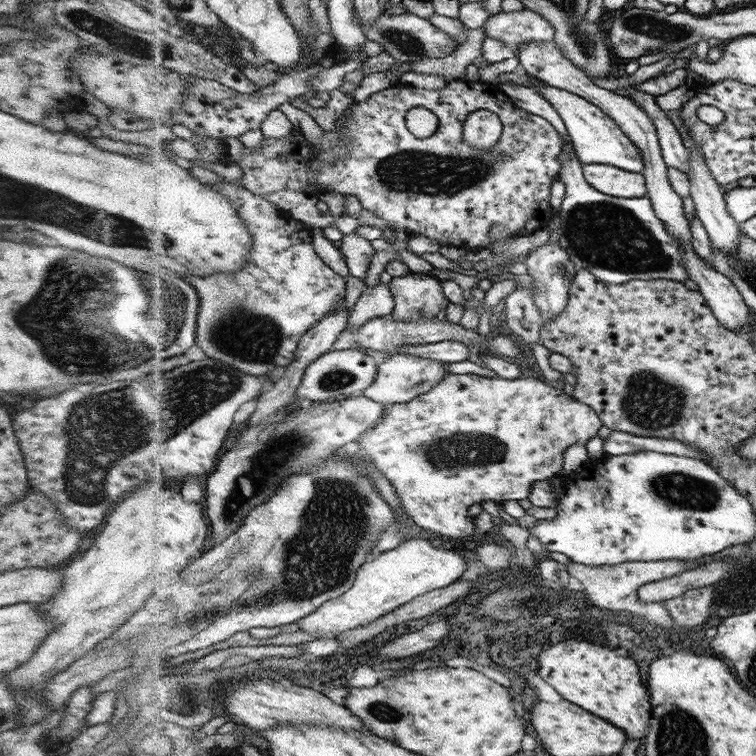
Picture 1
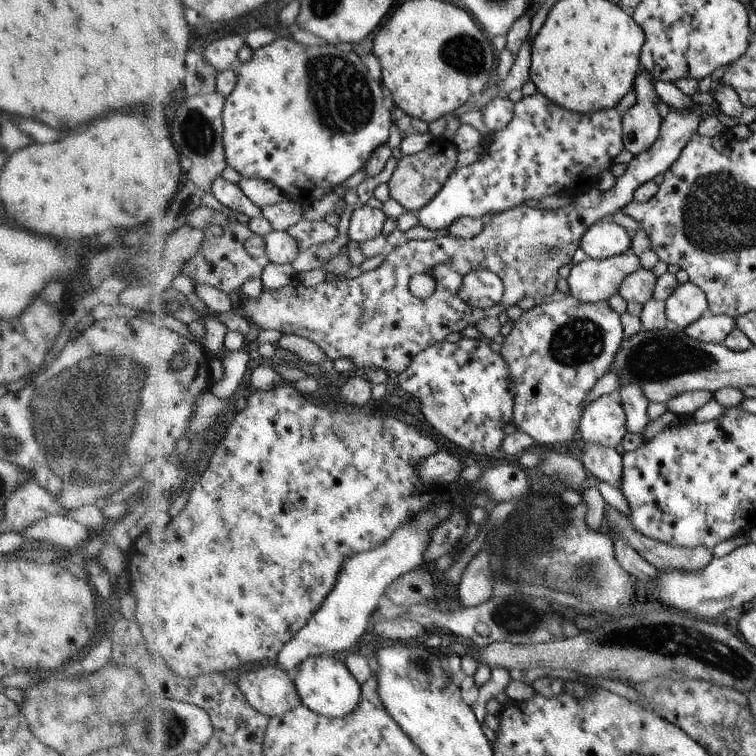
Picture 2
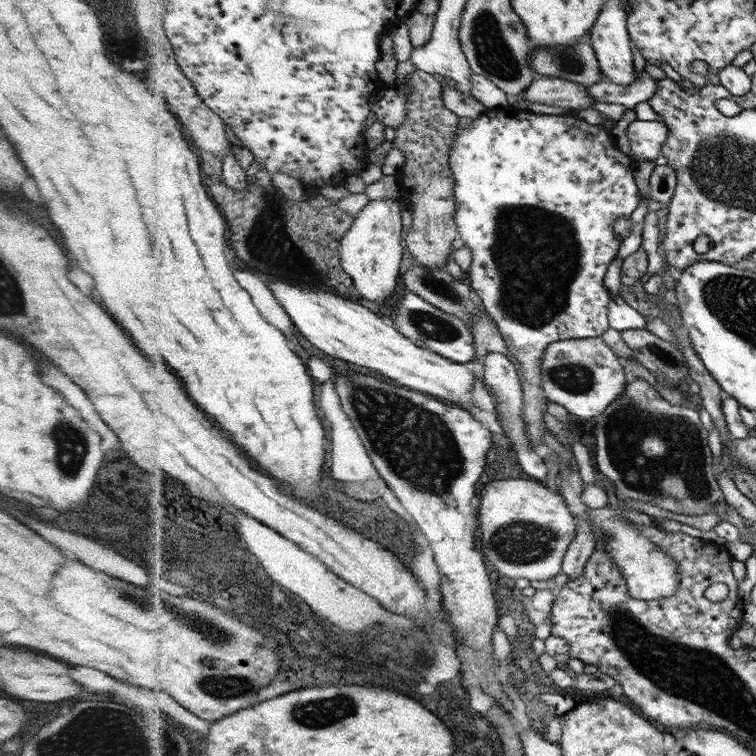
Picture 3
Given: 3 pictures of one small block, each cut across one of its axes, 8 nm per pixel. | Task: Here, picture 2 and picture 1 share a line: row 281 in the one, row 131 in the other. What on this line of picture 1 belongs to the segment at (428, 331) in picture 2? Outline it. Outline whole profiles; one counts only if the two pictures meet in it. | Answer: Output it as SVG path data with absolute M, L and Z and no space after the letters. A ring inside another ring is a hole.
M452 79L450 82L447 82L442 90L426 90L426 88L413 88L403 85L395 86L374 94L374 96L370 98L370 101L366 100L366 102L354 104L354 106L348 109L350 109L350 112L346 110L346 123L343 127L339 127L335 124L336 128L334 130L324 131L324 141L321 150L316 149L316 146L314 146L312 142L309 142L308 138L305 138L299 129L296 130L290 138L284 138L284 140L274 140L274 138L268 138L268 136L266 136L262 150L258 150L258 148L252 150L252 148L244 147L242 157L238 162L235 162L244 172L244 176L241 179L242 184L248 188L248 190L258 195L270 194L286 189L304 191L305 193L314 195L322 185L326 187L334 187L334 189L346 193L347 195L355 195L360 199L360 202L365 208L374 212L378 217L392 221L400 228L405 228L410 233L410 236L418 236L422 234L422 236L438 240L441 246L452 244L452 246L463 247L466 250L478 250L479 248L491 244L491 241L488 238L488 231L490 228L494 228L494 226L504 226L508 232L514 234L515 232L520 232L520 230L528 230L528 232L532 232L532 228L538 228L540 224L546 224L546 222L548 222L550 212L552 212L550 206L548 206L548 200L550 200L550 186L552 186L552 180L556 180L556 176L558 176L558 172L560 172L558 154L562 152L563 139L558 136L554 124L548 122L548 119L537 114L532 114L530 111L520 107L516 107L509 99L503 99L502 97L485 91L484 86L471 85L467 80L459 79ZM416 107L424 107L432 111L438 119L438 128L436 129L436 132L426 138L416 138L416 136L408 130L408 127L406 127L405 116L411 108ZM480 108L486 108L486 110L494 112L502 122L500 139L498 139L498 142L494 143L494 147L490 147L488 151L482 151L482 149L480 149L480 151L476 150L472 145L468 145L466 141L462 140L462 134L460 134L460 132L462 132L462 124L464 124L464 120L466 120L466 114L472 114L472 112L476 112L477 110L480 110ZM334 146L336 146L336 148L339 146L337 150L339 153L338 160L341 160L336 160L336 167L334 163L330 163L324 165L320 171L313 170L311 173L310 165L316 160L316 157L318 157L320 153L326 152L330 148L334 148ZM522 196L524 196L526 218L528 218L528 220L522 220Z

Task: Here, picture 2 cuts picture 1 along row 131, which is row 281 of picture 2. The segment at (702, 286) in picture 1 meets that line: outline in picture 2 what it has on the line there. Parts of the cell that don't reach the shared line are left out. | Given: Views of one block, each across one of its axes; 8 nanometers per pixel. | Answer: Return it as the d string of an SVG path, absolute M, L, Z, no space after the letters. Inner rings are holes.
M641 268L638 272L632 272L622 284L618 294L627 302L646 304L655 296L655 288L658 278L654 276L651 269Z

